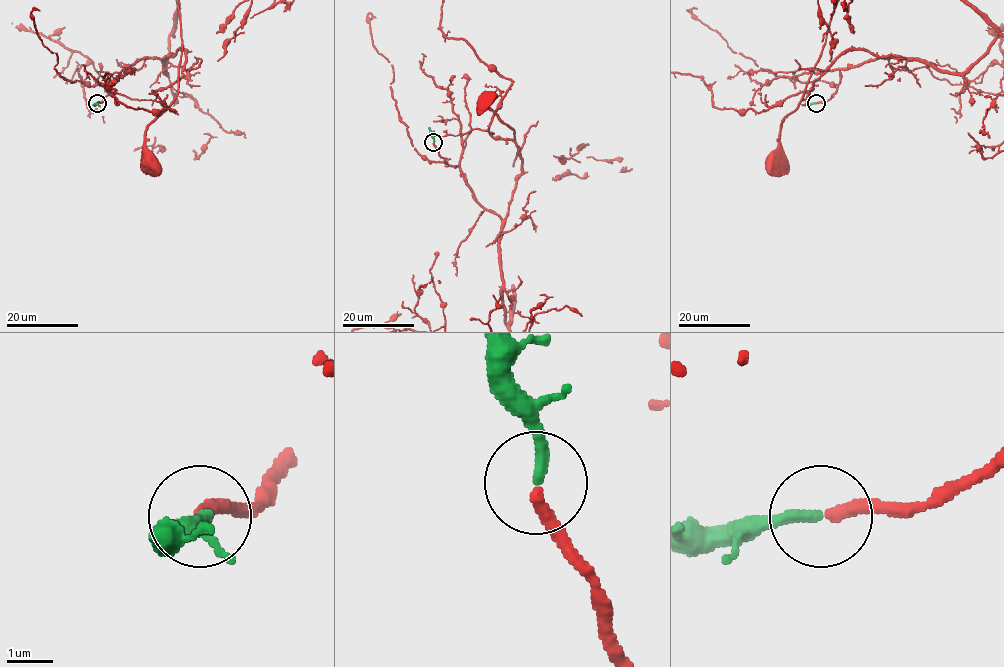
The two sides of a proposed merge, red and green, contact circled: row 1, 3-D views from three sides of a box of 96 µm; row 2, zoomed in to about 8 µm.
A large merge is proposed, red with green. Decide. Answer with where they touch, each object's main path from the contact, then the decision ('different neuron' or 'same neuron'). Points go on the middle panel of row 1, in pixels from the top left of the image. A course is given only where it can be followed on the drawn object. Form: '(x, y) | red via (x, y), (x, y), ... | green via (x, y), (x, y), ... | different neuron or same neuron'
(433, 142) | red via (433, 143), (458, 167), (473, 197), (501, 220), (507, 323), (517, 151), (515, 133), (482, 105), (485, 99) | green via (433, 142), (429, 127) | same neuron

